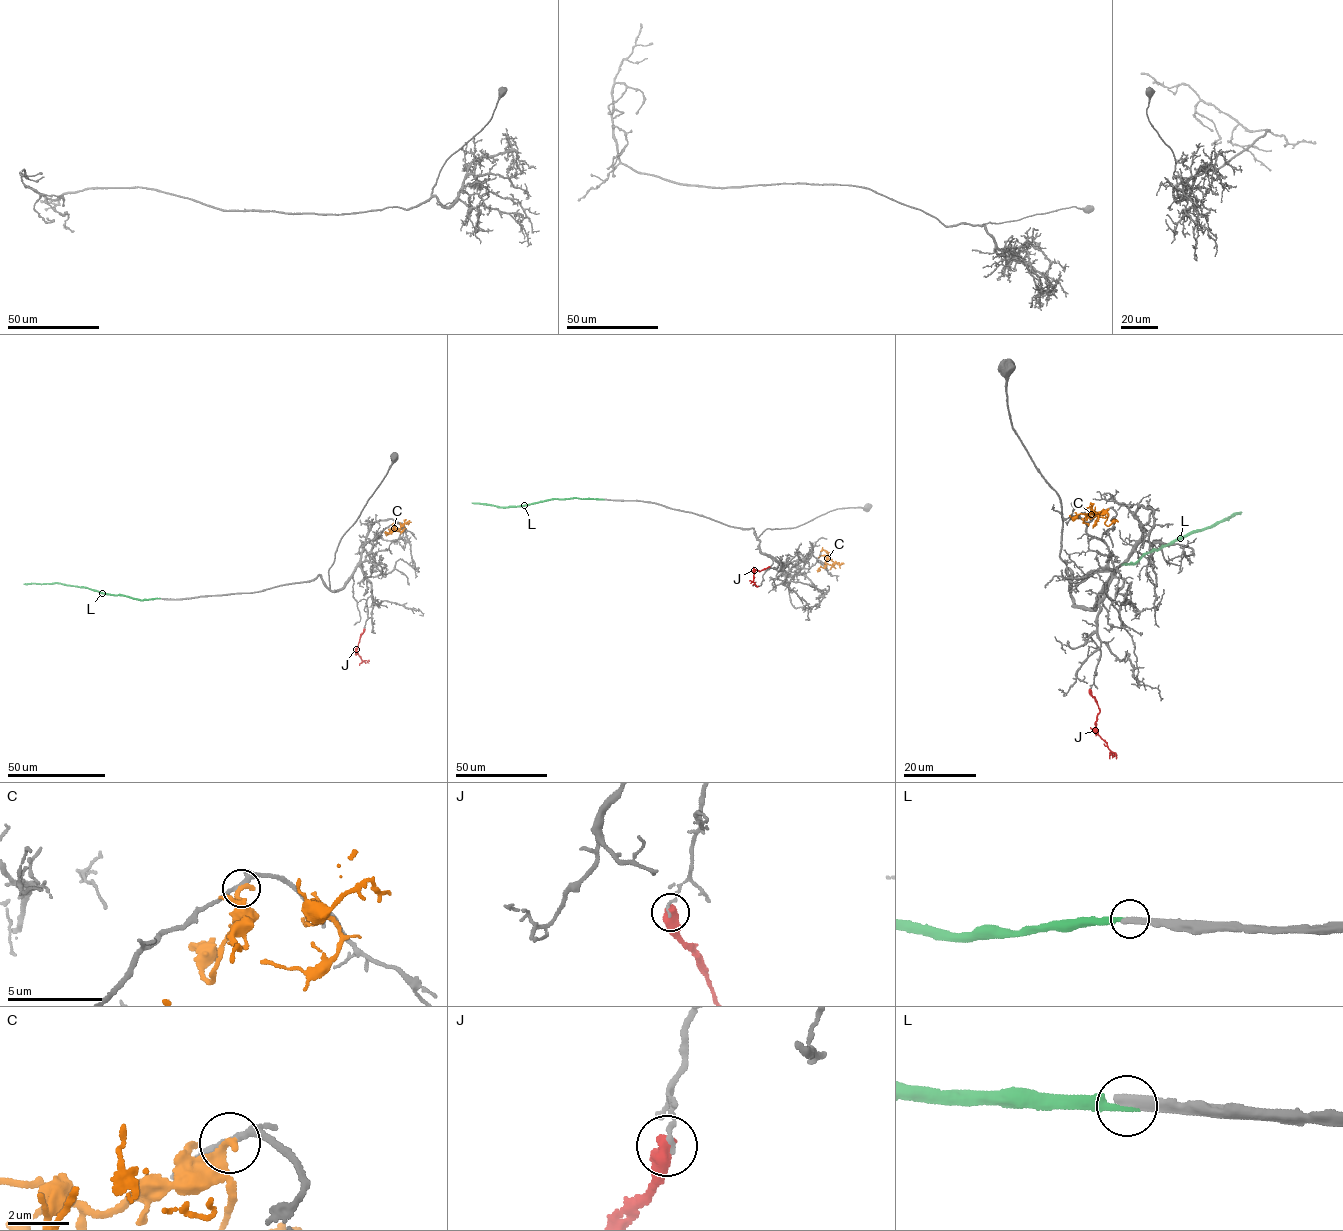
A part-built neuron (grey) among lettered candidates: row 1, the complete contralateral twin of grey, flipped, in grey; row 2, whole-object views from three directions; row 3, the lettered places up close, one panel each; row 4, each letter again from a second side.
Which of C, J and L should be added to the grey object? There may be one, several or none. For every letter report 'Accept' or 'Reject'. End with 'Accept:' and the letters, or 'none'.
C: Reject
J: Reject
L: Accept
Accept: L

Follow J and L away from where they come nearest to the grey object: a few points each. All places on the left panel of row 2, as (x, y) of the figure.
J: (364, 629), (356, 652), (361, 660), (369, 661)
L: (159, 598), (133, 599), (59, 583), (24, 584)

